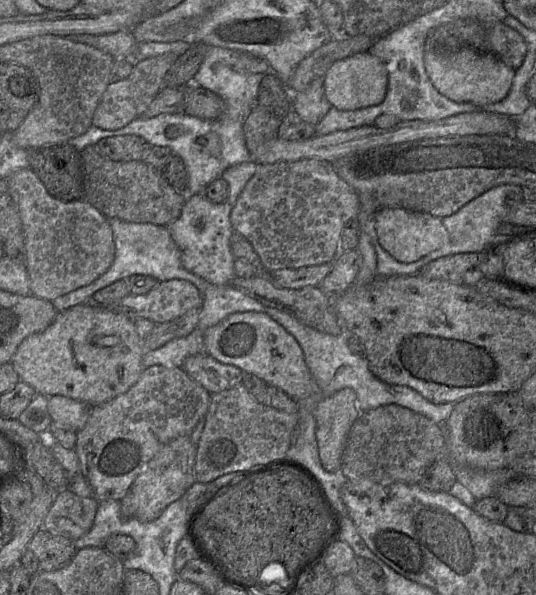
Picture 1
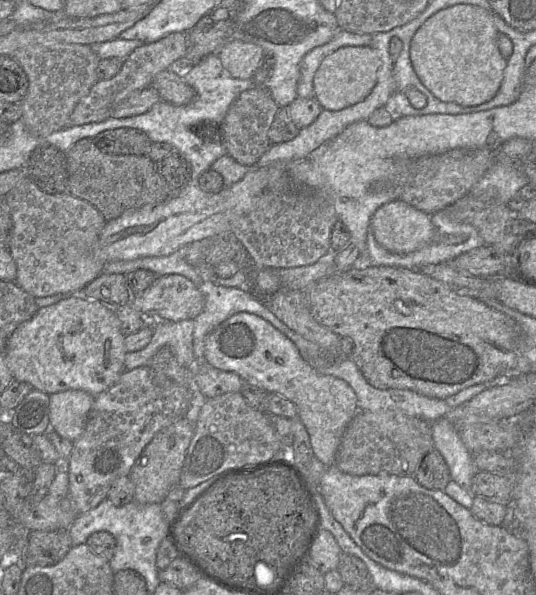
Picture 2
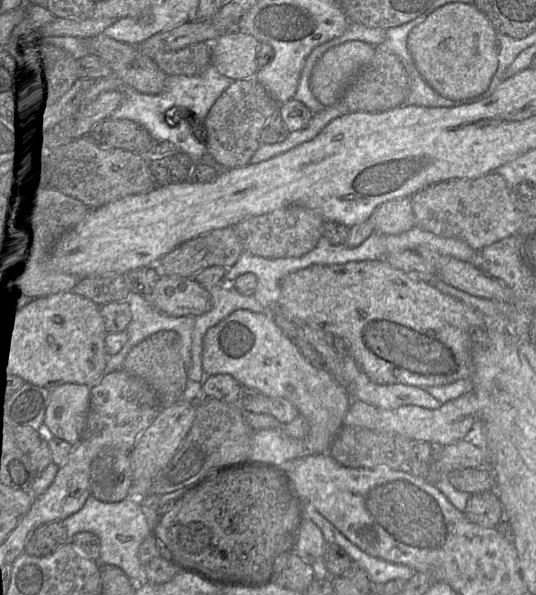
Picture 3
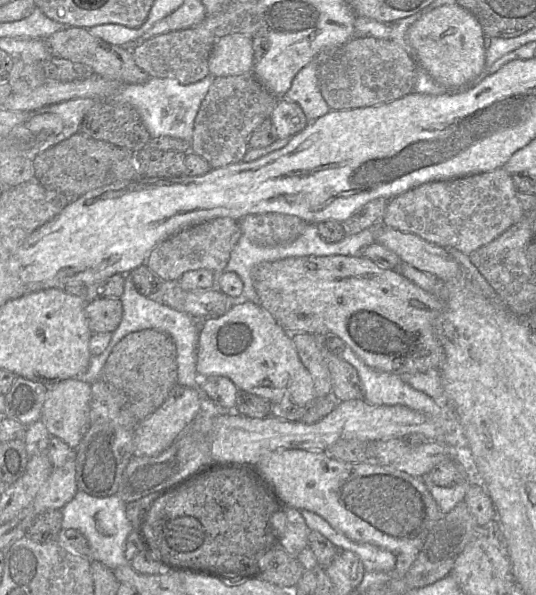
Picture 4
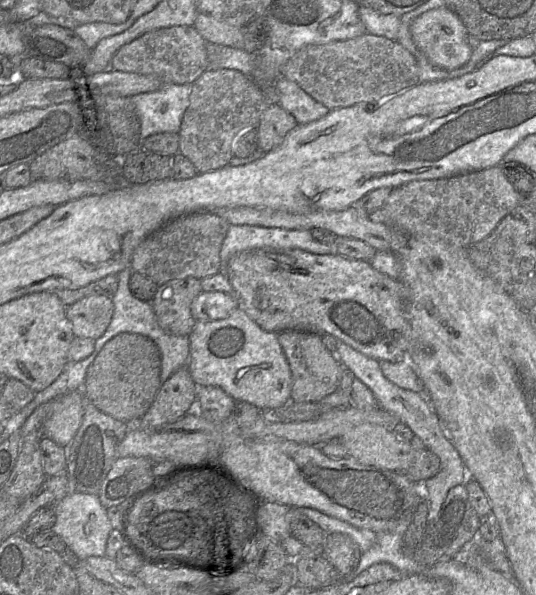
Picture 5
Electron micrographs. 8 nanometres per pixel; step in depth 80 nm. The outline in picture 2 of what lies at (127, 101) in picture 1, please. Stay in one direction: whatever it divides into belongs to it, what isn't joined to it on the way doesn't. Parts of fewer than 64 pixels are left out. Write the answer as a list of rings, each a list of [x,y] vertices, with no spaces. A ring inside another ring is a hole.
[[[175,32],[171,33],[162,39],[145,43],[136,48],[127,58],[124,59],[124,64],[121,71],[110,80],[99,80],[90,90],[89,94],[82,98],[74,109],[67,127],[73,127],[82,124],[100,123],[112,117],[112,110],[127,99],[133,92],[151,87],[153,78],[156,74],[163,70],[171,69],[173,64],[185,55],[188,48],[188,33]]]

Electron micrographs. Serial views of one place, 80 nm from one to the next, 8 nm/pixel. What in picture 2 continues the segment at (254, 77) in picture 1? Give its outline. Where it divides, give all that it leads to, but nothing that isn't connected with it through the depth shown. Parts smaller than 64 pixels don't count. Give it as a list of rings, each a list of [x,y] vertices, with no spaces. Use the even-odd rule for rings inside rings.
[[[217,51],[207,55],[202,61],[194,65],[189,71],[176,71],[196,93],[194,100],[185,106],[175,106],[164,100],[156,103],[148,112],[132,117],[111,117],[100,123],[82,124],[55,131],[40,140],[61,151],[67,151],[81,139],[92,140],[99,133],[117,128],[133,128],[143,131],[153,143],[165,142],[173,146],[174,150],[184,156],[190,168],[189,185],[198,185],[199,176],[210,170],[212,164],[226,155],[222,144],[219,129],[230,106],[235,99],[253,85],[253,79],[236,79],[223,68]],[[205,125],[205,136],[196,130],[197,126]]]

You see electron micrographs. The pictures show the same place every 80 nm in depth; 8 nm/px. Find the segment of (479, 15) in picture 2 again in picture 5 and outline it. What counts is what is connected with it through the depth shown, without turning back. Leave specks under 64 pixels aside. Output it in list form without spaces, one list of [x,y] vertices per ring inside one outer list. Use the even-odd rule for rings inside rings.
[[[446,7],[428,11],[418,17],[411,26],[411,35],[417,48],[435,66],[453,70],[465,65],[471,58],[469,34],[460,17]]]

